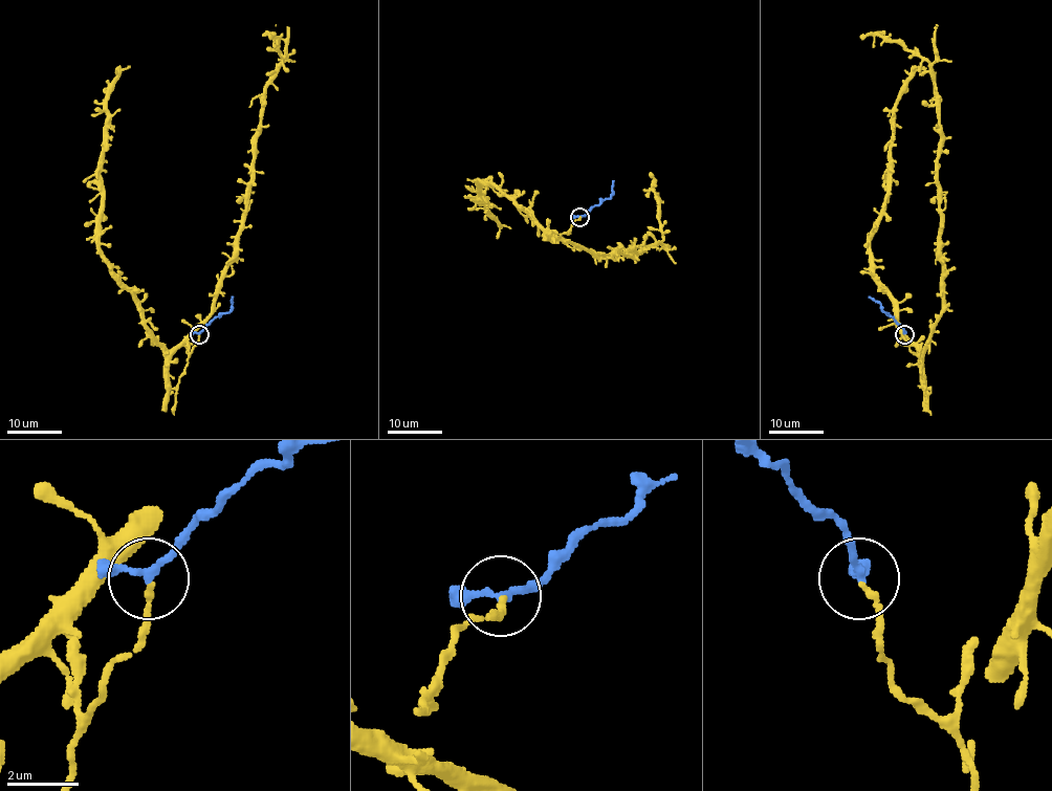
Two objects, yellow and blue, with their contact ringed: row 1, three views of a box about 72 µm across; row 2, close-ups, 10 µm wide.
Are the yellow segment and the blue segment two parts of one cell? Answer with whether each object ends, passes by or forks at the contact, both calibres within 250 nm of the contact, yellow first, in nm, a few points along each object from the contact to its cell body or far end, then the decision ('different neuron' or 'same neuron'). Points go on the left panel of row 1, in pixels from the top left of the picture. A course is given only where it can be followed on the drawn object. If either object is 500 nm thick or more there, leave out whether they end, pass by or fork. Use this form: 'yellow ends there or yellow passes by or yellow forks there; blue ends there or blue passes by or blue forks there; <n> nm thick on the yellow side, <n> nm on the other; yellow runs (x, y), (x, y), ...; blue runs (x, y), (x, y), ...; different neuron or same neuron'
yellow ends there; blue passes by; 160 nm thick on the yellow side, 190 nm on the other; yellow runs (198, 334), (172, 389), (168, 357), (211, 312), (216, 284), (235, 253), (261, 96), (281, 62), (269, 37); blue runs (198, 334), (212, 320), (231, 310), (233, 297); same neuron

